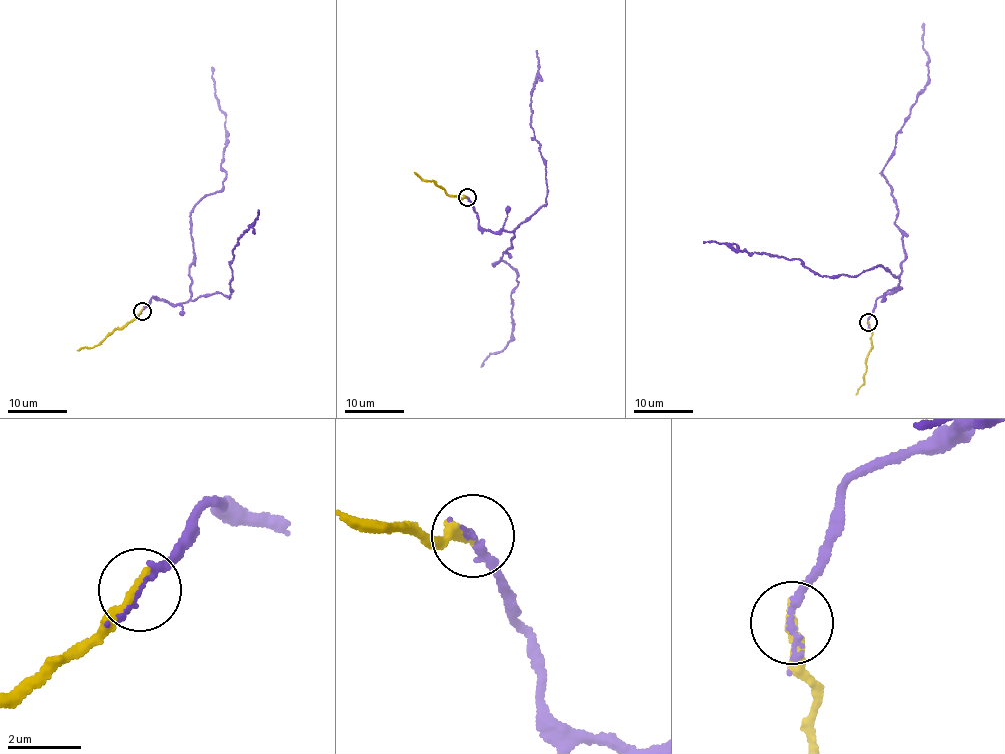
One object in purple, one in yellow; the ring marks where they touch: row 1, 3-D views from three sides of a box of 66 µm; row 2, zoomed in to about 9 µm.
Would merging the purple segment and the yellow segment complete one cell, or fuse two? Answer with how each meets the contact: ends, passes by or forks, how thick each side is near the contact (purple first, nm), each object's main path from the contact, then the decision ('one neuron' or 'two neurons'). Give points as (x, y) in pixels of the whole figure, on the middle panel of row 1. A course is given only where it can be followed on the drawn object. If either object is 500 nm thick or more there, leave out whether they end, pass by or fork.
purple passes by | yellow ends | 150/320 nm | purple via (468, 197), (480, 225), (514, 236), (511, 248), (492, 266), (509, 263), (517, 277), (511, 338), (482, 366) | yellow via (468, 197), (452, 197), (413, 172) | one neuron

